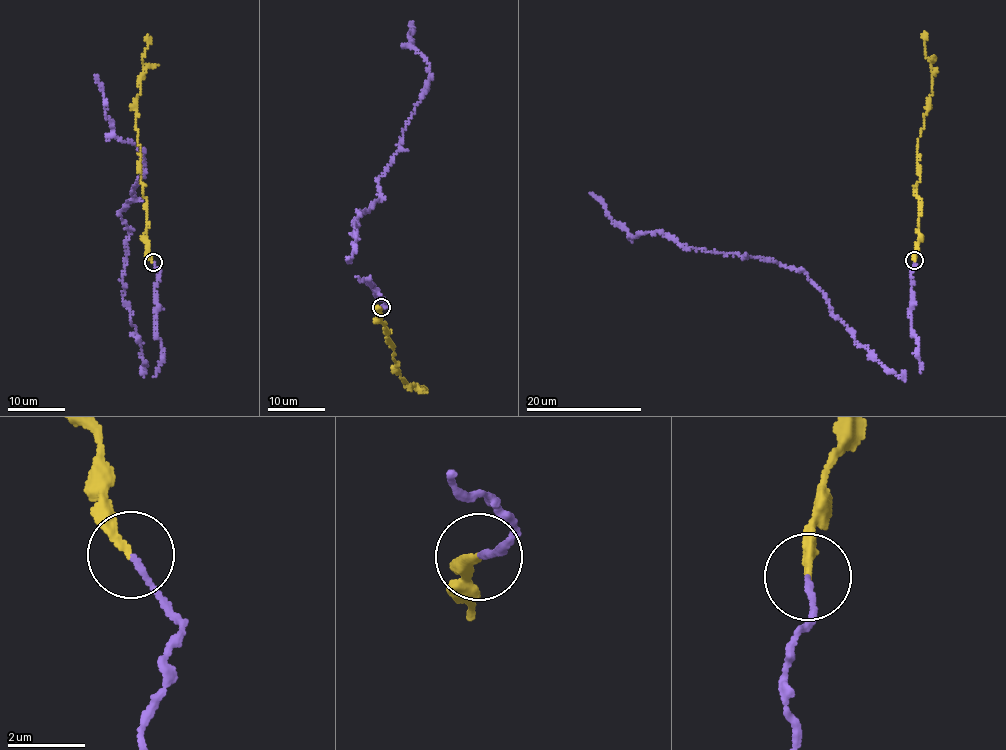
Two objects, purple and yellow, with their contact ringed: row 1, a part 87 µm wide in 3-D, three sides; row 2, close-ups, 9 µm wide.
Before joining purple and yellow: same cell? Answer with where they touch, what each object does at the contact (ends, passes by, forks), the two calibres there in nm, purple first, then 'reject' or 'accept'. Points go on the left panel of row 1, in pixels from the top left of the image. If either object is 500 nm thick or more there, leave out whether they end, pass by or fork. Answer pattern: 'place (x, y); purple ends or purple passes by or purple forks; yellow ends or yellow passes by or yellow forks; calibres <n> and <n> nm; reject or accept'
place (153, 262); purple ends; yellow ends; calibres 150 and 180 nm; accept

